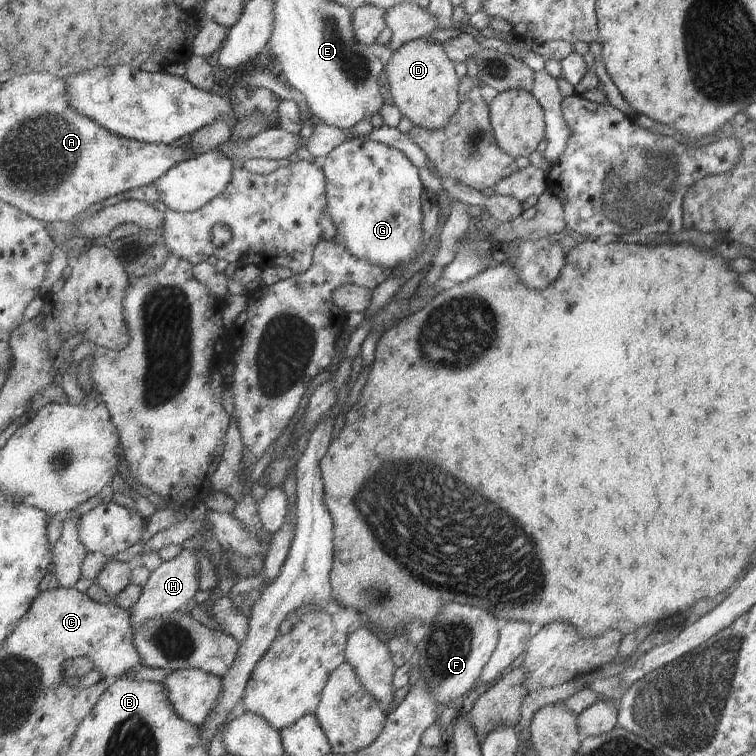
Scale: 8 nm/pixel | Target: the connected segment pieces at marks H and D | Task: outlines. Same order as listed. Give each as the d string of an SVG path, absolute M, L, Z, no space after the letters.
M183 549L183 552L174 560L164 561L159 568L153 570L146 582L141 599L130 609L132 628L137 630L149 620L155 620L159 616L171 615L181 611L189 602L193 601L195 594L199 592L199 560L194 551Z
M426 39L407 42L403 48L399 48L392 55L392 60L386 68L388 78L387 94L393 99L393 103L401 110L401 113L408 120L411 120L416 126L427 130L443 130L449 126L453 116L457 114L461 107L460 100L460 82L457 72L455 72L456 63L451 62L445 54L445 50L440 43L427 42Z

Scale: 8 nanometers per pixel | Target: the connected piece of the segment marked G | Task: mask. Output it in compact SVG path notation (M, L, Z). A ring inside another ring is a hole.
M355 138L335 148L320 165L325 177L328 179L327 195L329 216L331 216L333 224L337 226L337 237L335 238L337 242L343 244L355 258L361 258L361 260L365 260L365 262L371 262L373 266L383 266L389 268L389 270L393 270L393 268L397 268L397 266L411 264L417 256L420 256L418 252L423 242L423 230L421 230L421 224L423 224L423 202L421 202L421 198L423 198L425 186L423 186L423 182L421 182L421 178L419 178L418 168L401 150L389 148L389 146L385 146L385 144L380 144L379 142L372 142L371 140L360 141Z

